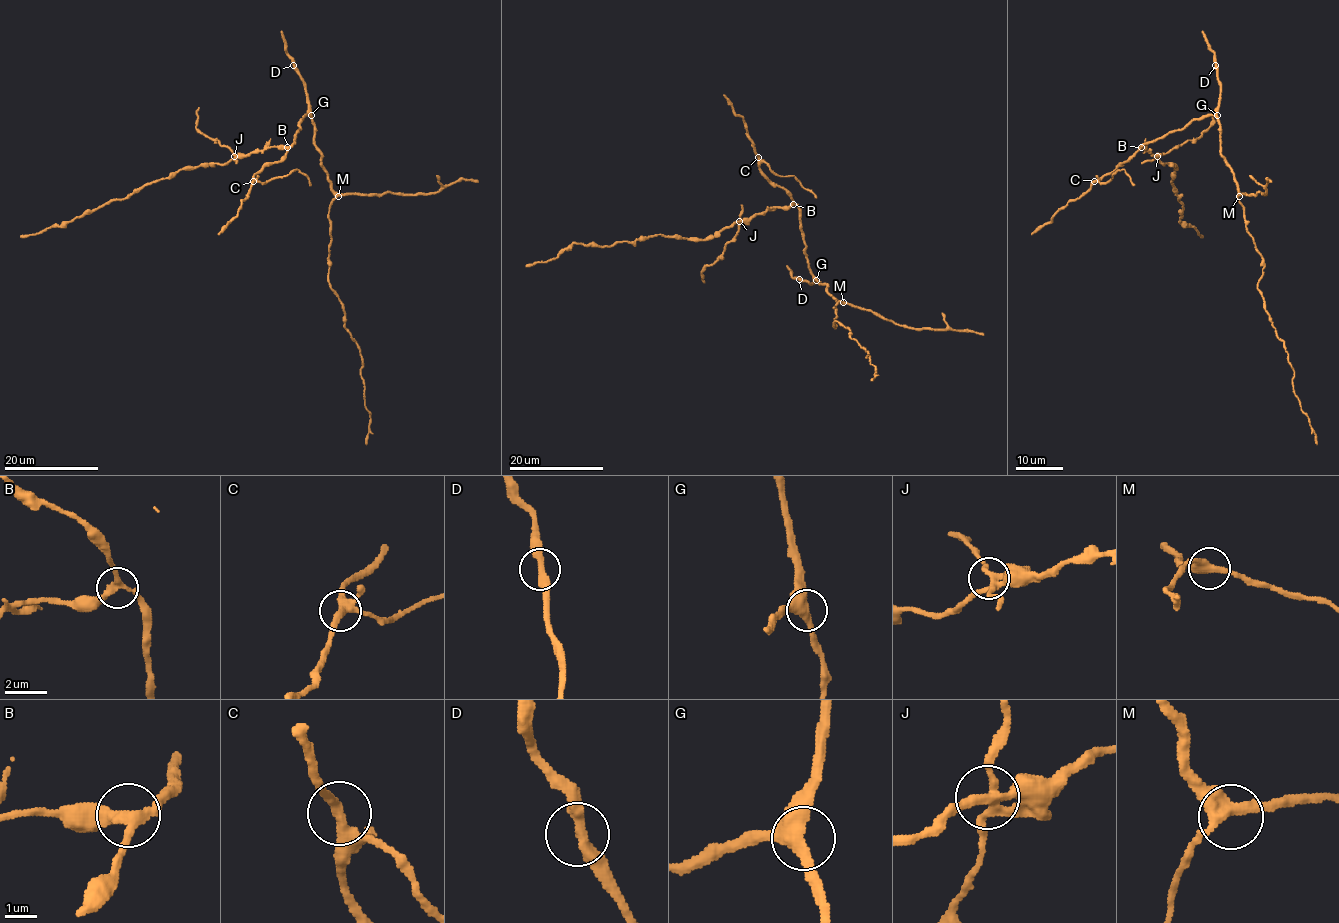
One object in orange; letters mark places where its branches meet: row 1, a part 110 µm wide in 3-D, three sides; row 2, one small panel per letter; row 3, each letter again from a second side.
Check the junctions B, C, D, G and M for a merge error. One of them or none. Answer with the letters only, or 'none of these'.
B

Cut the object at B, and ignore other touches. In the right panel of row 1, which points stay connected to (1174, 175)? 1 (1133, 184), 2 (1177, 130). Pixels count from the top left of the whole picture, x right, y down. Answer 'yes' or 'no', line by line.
1: no
2: no

